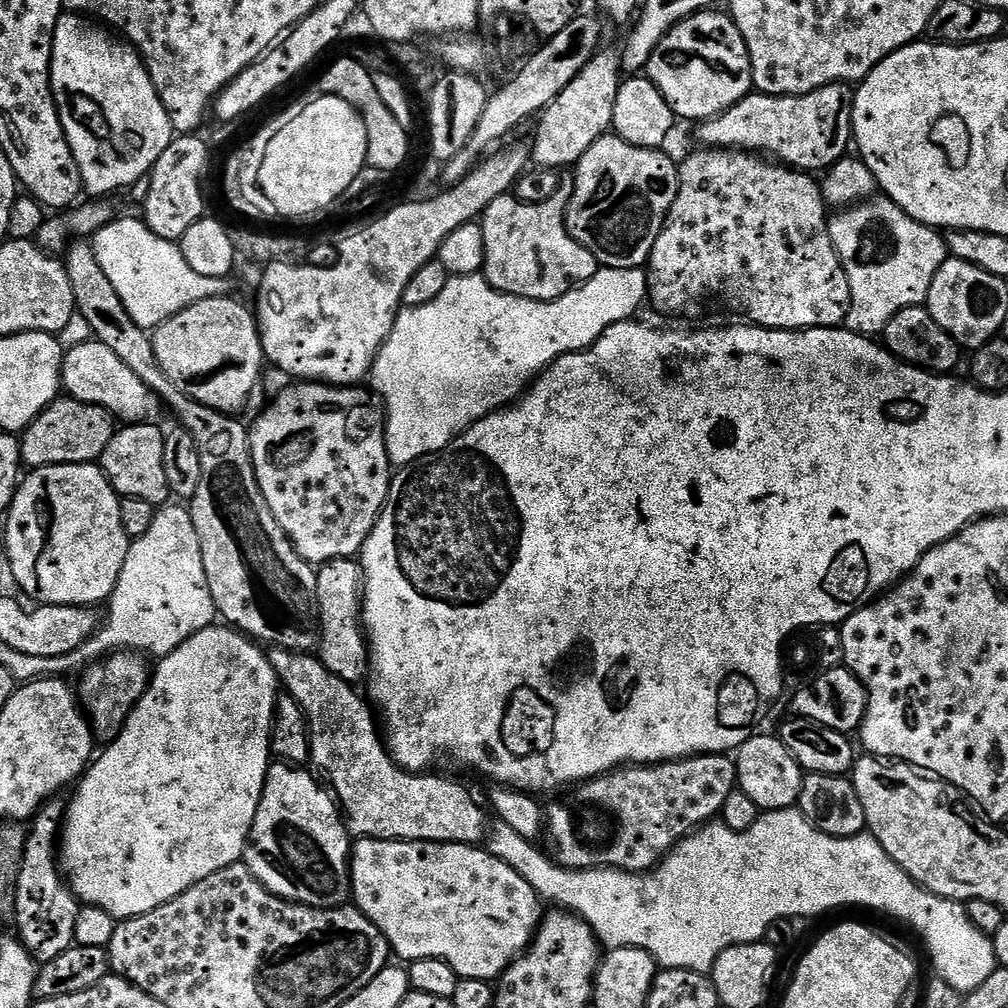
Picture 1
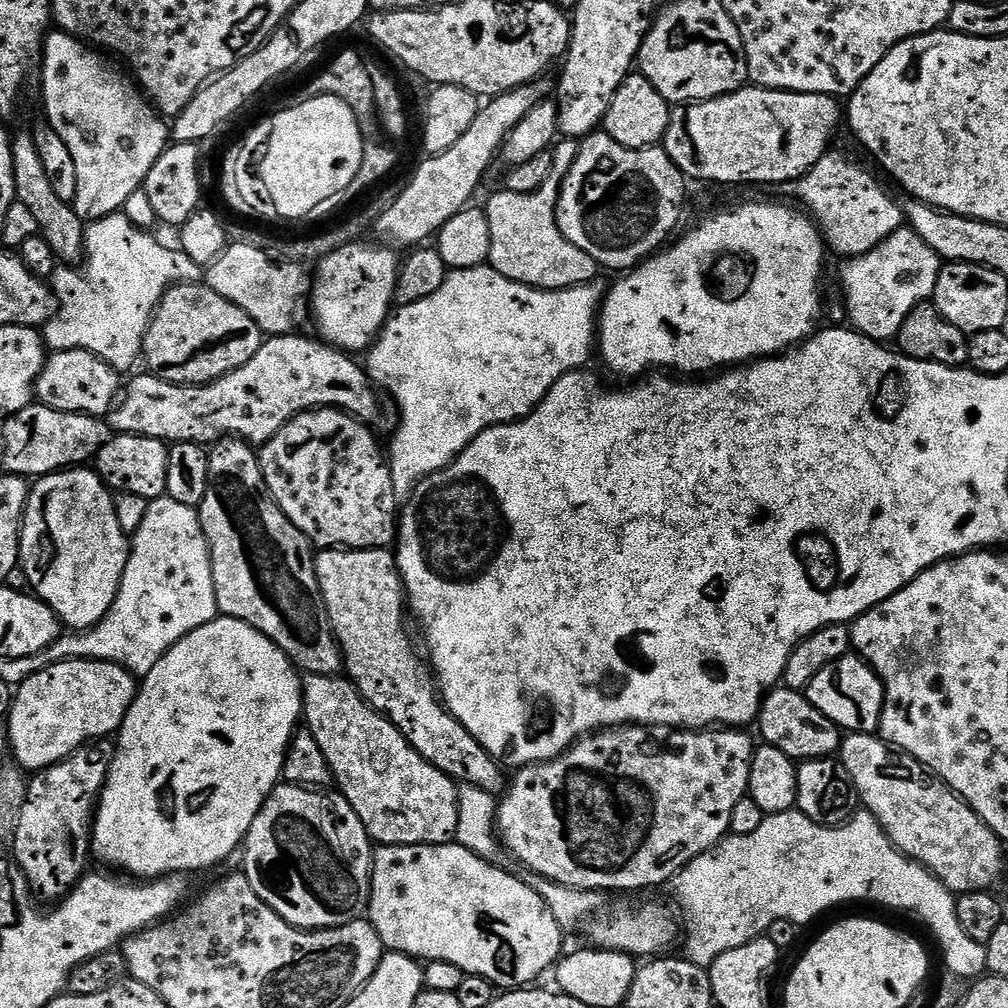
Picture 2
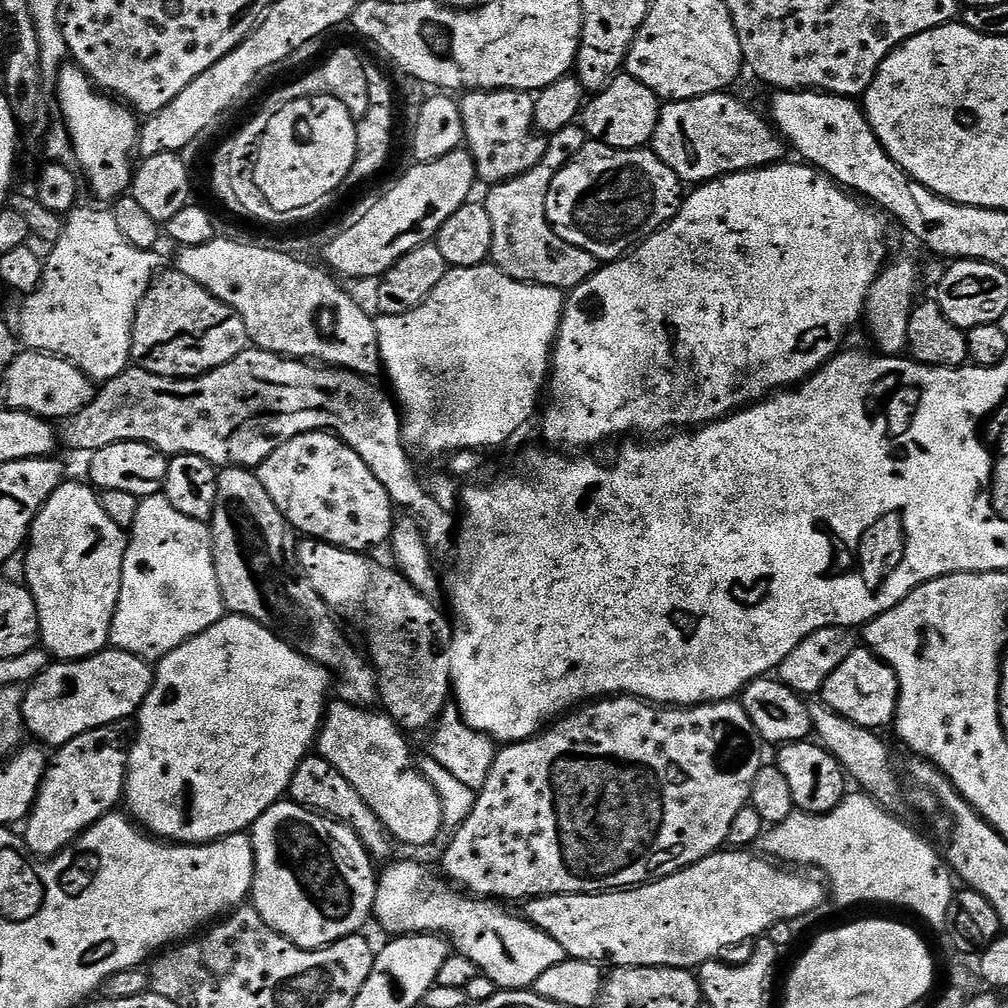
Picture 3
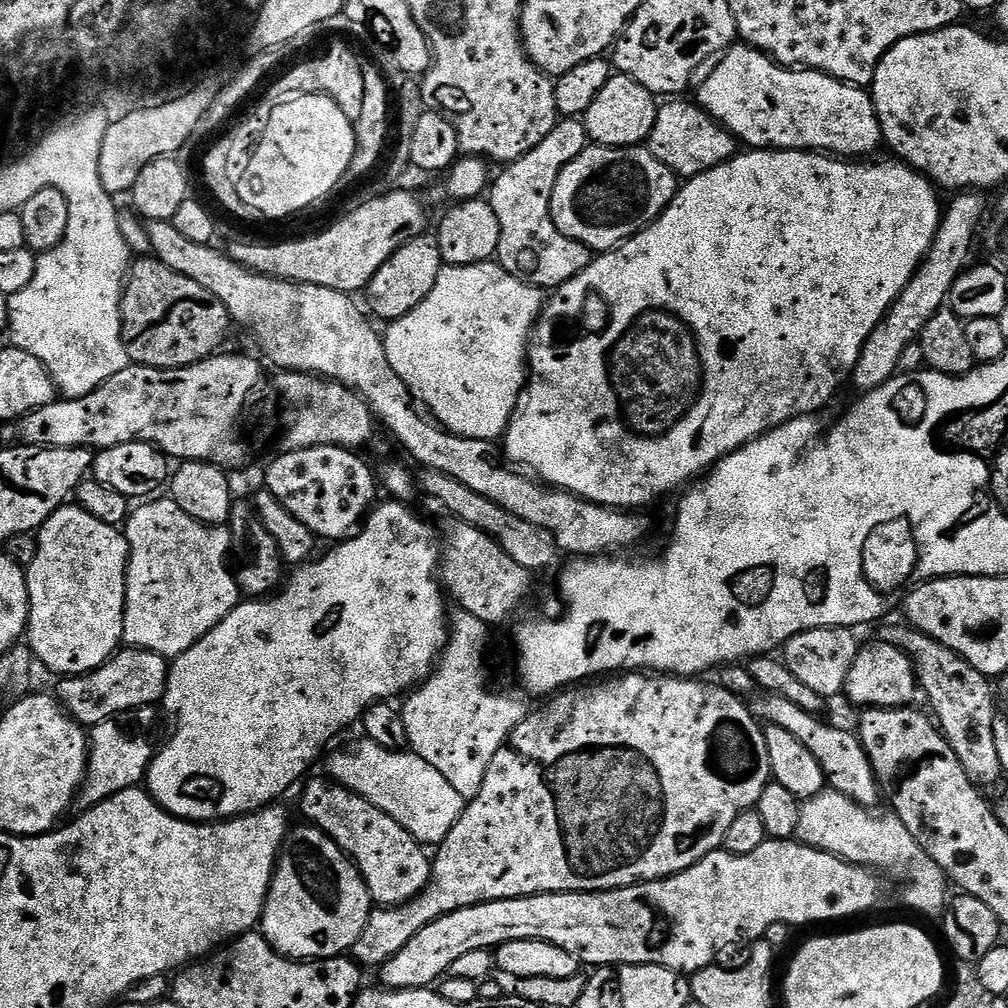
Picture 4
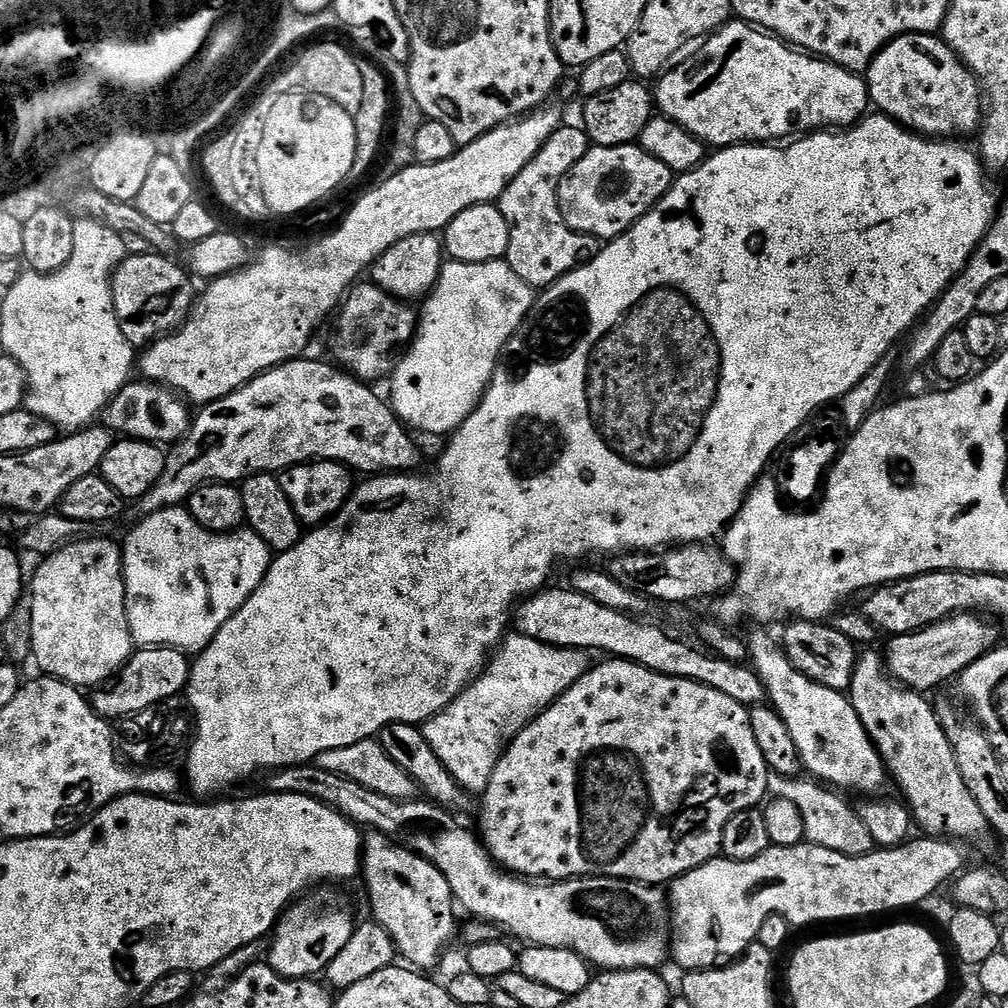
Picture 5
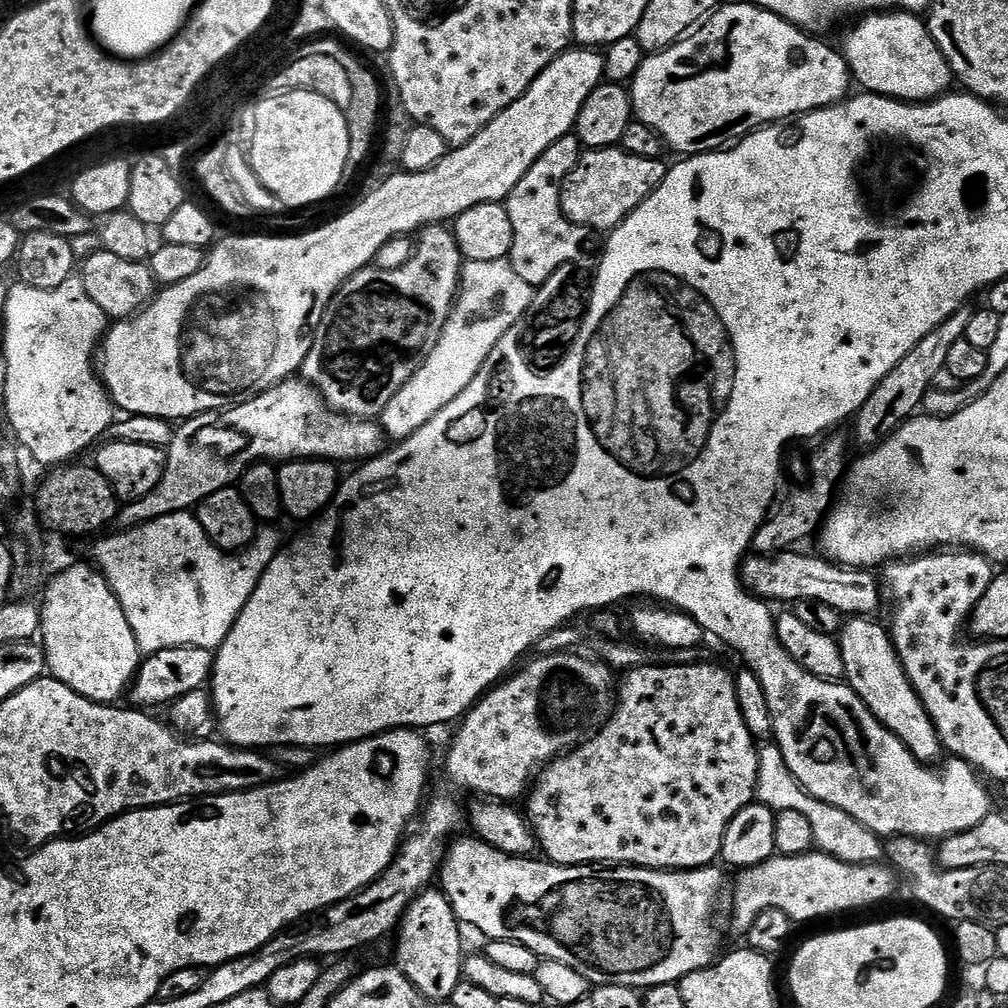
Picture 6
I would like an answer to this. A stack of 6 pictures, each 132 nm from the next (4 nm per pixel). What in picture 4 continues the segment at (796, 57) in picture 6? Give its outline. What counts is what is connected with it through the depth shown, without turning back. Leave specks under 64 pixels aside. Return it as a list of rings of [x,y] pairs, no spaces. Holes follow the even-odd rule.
[[[747,46],[727,49],[711,68],[712,73],[701,82],[700,89],[694,96],[695,103],[709,112],[741,145],[749,149],[799,150],[831,154],[836,158],[868,158],[876,154],[871,152],[882,148],[884,135],[871,91],[842,82],[824,72],[783,67],[765,52]]]

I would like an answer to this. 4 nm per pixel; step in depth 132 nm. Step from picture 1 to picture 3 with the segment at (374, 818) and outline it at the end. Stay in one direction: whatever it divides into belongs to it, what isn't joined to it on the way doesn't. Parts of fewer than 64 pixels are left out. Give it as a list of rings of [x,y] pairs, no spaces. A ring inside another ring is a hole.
[[[336,698],[327,705],[318,737],[319,755],[326,758],[358,790],[362,802],[378,814],[393,841],[424,848],[445,831],[444,810],[434,785],[424,777],[408,749],[409,737],[391,716],[355,708]]]

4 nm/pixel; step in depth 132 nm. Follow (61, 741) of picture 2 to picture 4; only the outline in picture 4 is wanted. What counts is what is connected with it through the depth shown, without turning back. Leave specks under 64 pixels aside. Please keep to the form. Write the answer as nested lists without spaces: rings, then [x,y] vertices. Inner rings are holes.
[[[125,647],[92,672],[59,681],[58,699],[73,720],[82,726],[101,724],[123,712],[144,710],[147,704],[159,705],[168,687],[169,661],[145,648]]]

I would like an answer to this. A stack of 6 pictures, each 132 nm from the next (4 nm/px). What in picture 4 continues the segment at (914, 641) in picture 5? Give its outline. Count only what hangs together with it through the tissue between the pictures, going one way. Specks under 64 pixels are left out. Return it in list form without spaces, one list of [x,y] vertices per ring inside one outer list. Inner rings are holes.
[[[876,638],[873,644],[868,644],[857,651],[854,658],[854,666],[850,666],[850,674],[844,683],[843,695],[848,696],[848,700],[852,704],[857,704],[857,709],[865,708],[907,708],[913,703],[917,692],[918,681],[916,679],[916,666],[911,657],[905,654],[901,648],[889,644],[887,639]]]

